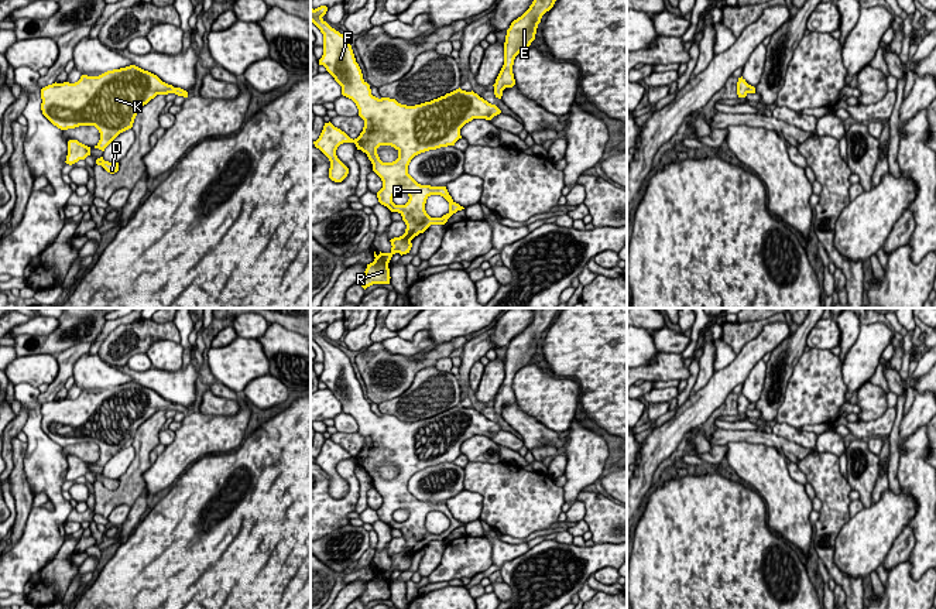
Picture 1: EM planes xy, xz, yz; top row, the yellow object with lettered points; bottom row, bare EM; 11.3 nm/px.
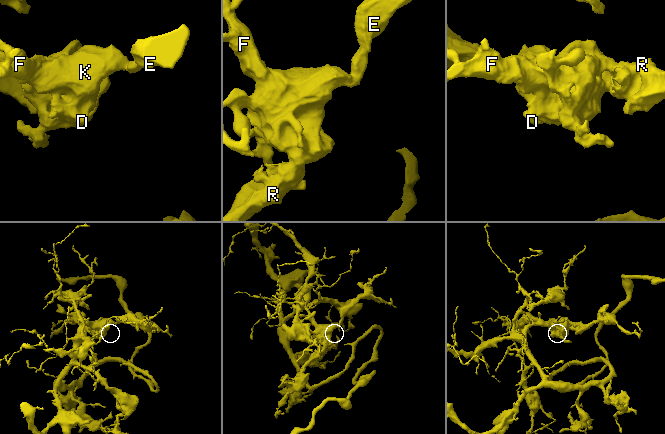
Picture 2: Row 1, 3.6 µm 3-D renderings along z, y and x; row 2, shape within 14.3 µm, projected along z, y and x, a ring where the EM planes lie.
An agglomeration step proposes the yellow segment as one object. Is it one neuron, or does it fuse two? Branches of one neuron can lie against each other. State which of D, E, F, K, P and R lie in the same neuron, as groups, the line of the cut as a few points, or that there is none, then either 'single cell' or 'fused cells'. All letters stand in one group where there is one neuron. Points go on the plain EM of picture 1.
D E F K P R | no cut | single cell

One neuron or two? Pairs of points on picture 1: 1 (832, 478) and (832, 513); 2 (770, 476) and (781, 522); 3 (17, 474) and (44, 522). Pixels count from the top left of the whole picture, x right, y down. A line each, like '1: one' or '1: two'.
1: one
2: one
3: two

